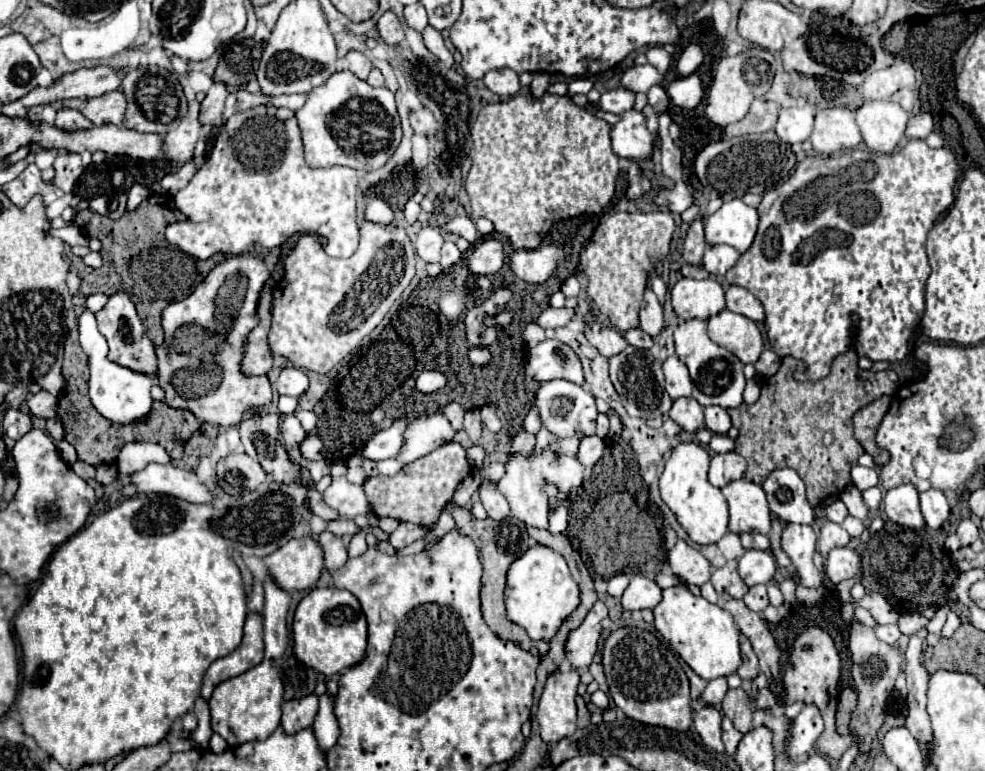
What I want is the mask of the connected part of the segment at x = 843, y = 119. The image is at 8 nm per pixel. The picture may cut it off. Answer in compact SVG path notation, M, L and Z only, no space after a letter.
M834 107L816 113L810 141L818 155L832 155L838 151L856 149L862 143L860 129L856 125L856 111Z

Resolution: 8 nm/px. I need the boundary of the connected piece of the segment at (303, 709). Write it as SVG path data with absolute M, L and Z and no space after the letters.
M306 695L302 699L292 699L282 705L282 727L284 731L300 731L302 727L312 727L318 715L318 695Z

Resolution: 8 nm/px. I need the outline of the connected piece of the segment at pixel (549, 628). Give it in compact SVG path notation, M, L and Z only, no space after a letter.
M534 545L510 565L504 601L508 619L526 629L532 641L550 641L556 635L562 621L578 607L580 593L570 577L564 557L548 547Z

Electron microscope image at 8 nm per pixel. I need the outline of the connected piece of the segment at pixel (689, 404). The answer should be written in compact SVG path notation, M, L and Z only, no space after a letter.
M694 397L676 399L668 415L688 433L696 433L704 427L704 407Z

